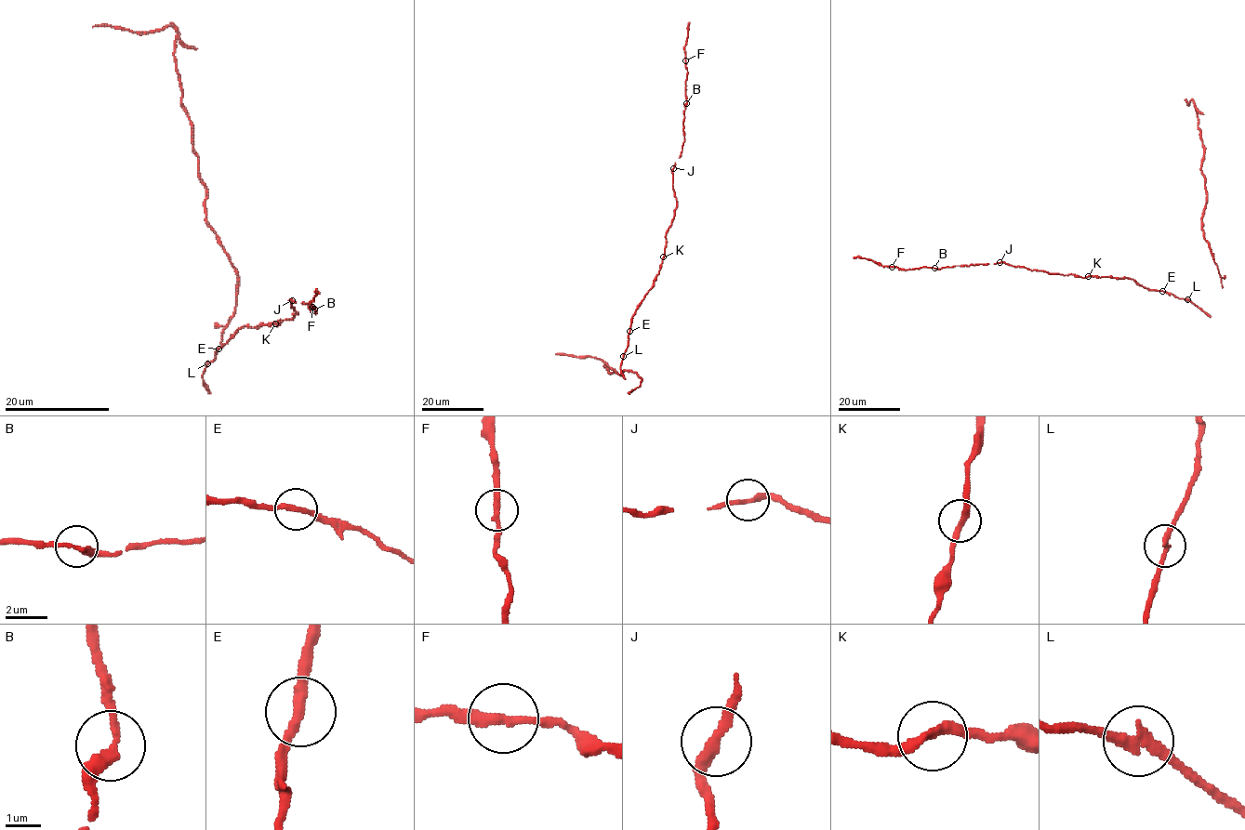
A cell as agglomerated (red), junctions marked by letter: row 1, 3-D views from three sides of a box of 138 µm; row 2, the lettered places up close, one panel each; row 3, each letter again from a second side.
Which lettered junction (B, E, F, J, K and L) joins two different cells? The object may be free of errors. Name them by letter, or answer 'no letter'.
no letter

